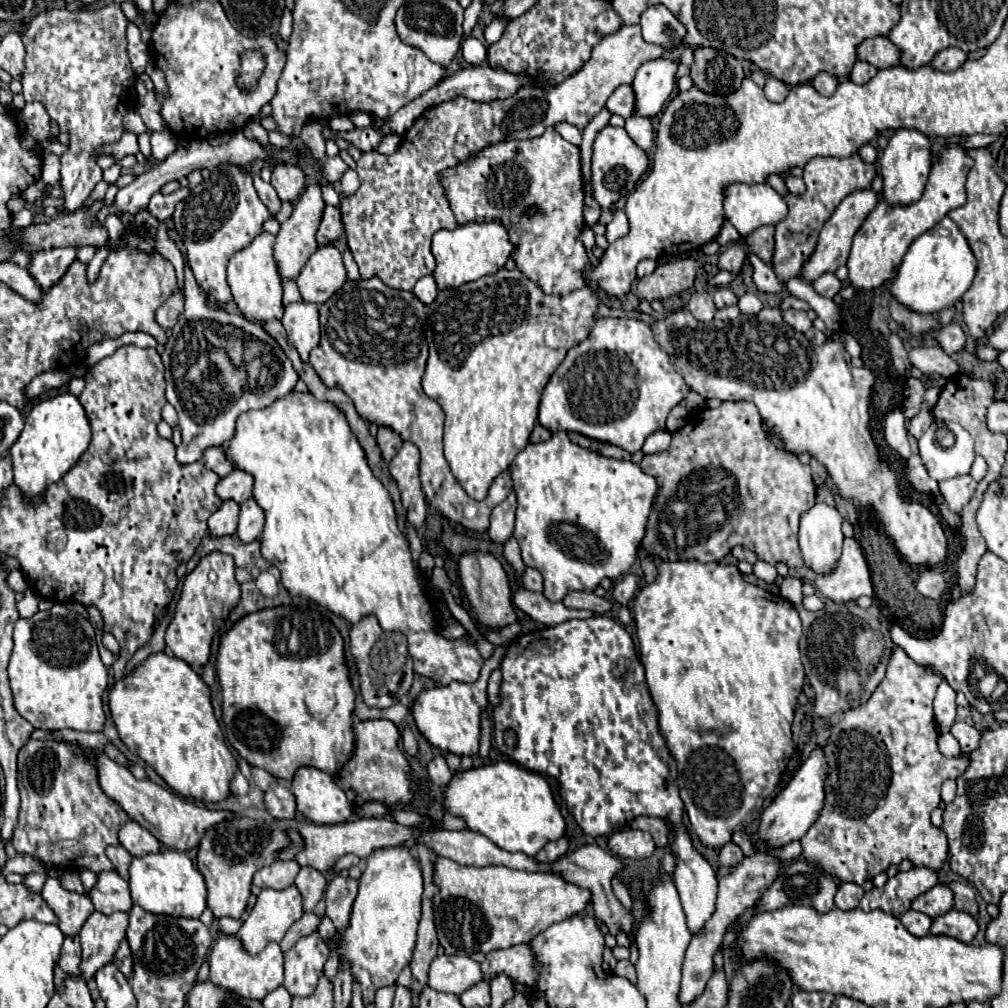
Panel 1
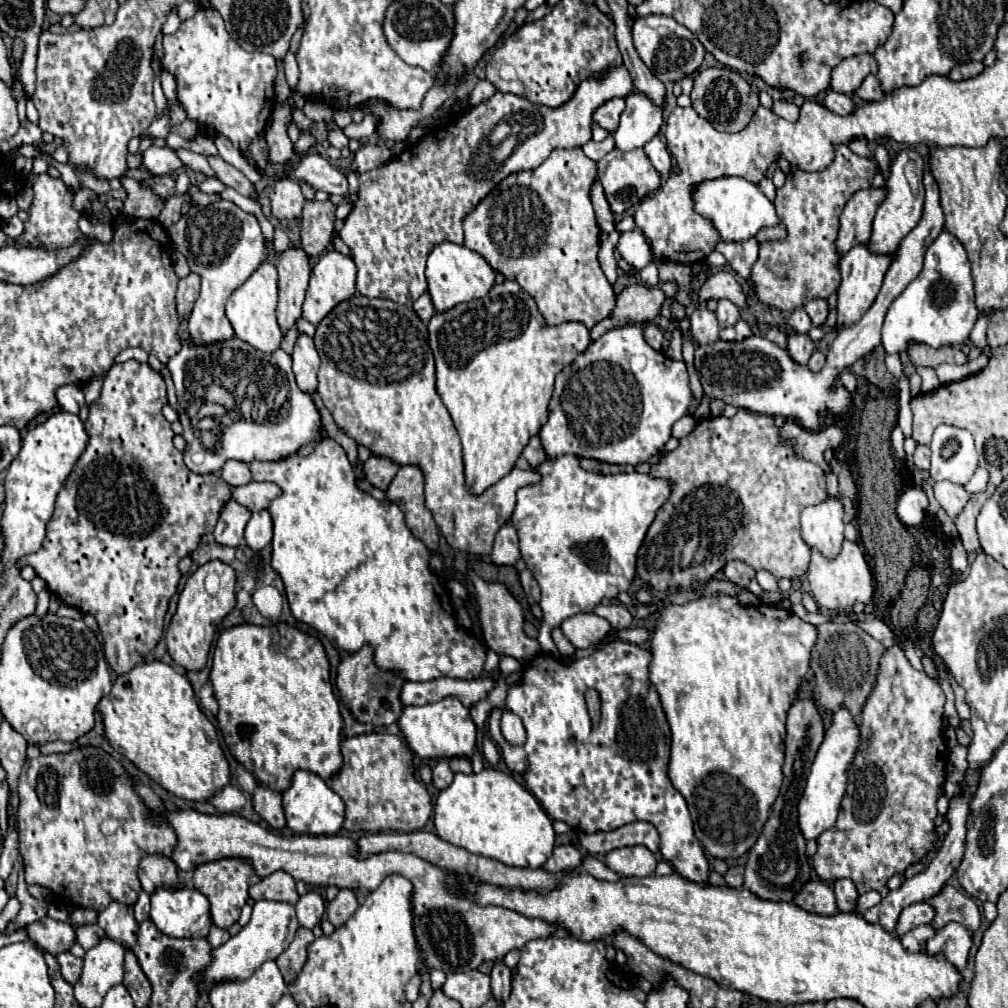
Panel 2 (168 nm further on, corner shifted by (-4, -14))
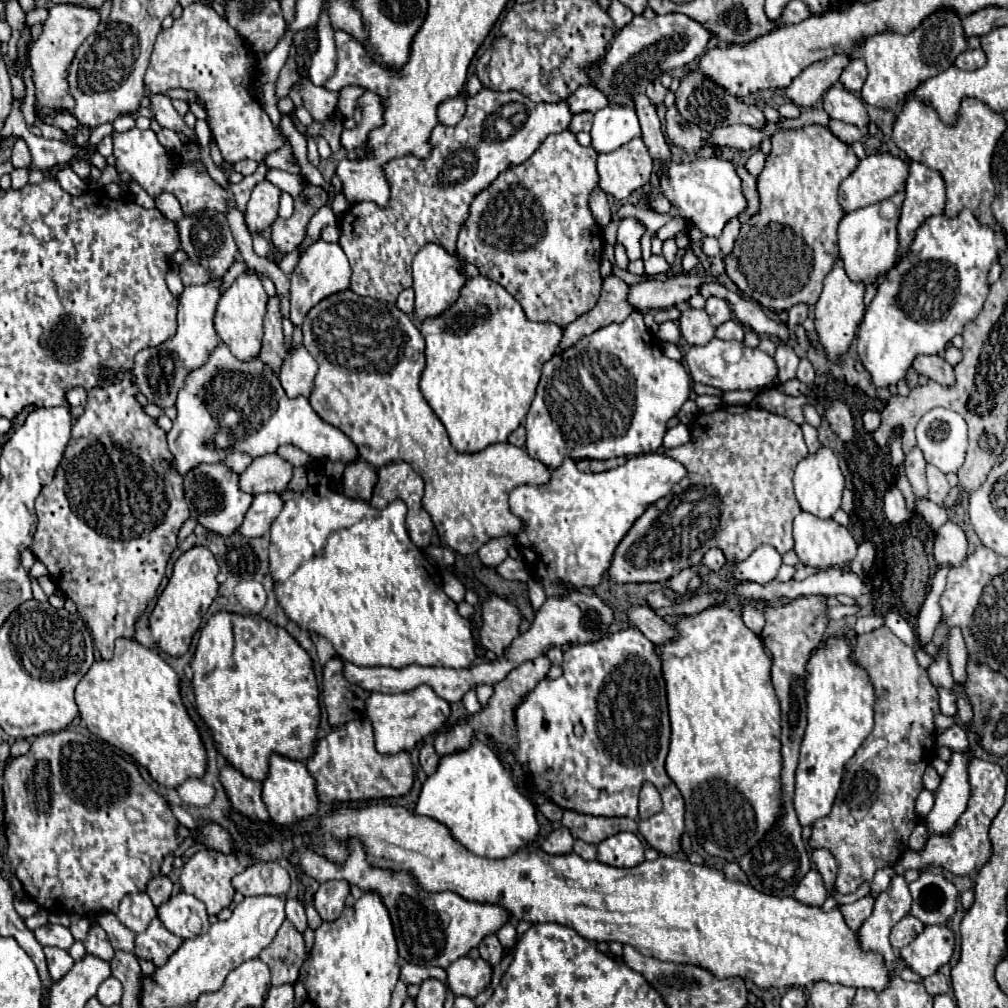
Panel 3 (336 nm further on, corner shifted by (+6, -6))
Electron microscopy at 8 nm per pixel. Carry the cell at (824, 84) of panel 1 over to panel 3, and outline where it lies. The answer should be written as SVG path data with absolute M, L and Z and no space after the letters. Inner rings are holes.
M834 85L824 93L822 105L824 105L824 111L830 115L830 119L840 119L856 127L868 125L868 113L864 103L854 93L846 91L840 85Z

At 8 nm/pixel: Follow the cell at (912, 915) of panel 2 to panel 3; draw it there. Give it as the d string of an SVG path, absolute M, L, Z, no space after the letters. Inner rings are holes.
M896 875L892 881L890 881L890 887L886 891L882 891L876 899L876 905L874 905L874 911L872 915L866 919L866 923L860 927L858 931L858 937L860 937L860 943L862 943L862 949L864 951L880 951L888 963L888 967L894 971L894 975L900 975L904 981L914 981L914 983L922 983L924 979L914 973L912 969L902 969L900 963L898 963L898 957L896 953L890 949L890 941L888 941L888 935L892 931L892 927L910 913L910 907L912 907L912 895L908 893L908 883L902 879L902 875Z

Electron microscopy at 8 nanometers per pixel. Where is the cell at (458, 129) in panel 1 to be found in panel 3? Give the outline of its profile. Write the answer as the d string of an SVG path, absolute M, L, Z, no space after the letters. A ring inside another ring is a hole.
M486 87L478 95L468 97L466 115L458 125L454 127L436 125L432 129L428 137L430 155L426 159L416 155L404 155L384 163L382 171L390 187L390 203L386 207L378 207L372 201L362 201L362 203L354 203L340 217L340 247L344 249L352 267L350 289L356 295L396 303L398 293L412 287L412 257L426 243L440 243L448 251L456 251L456 237L460 227L468 219L468 207L472 199L510 165L524 163L548 135L566 131L570 121L572 121L572 113L566 101L552 105L534 103L518 91L502 93Z

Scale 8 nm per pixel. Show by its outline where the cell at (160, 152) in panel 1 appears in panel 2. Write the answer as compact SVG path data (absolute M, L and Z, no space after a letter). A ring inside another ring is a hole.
M150 145L142 155L140 153L128 153L128 167L146 169L152 175L164 175L164 173L180 169L180 159L178 159L176 151L170 147Z

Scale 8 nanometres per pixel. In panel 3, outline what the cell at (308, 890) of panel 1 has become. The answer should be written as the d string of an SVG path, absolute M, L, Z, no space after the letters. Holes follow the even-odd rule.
M286 899L286 919L294 923L294 927L304 933L304 929L308 927L306 925L306 913L304 913L304 905L300 899Z

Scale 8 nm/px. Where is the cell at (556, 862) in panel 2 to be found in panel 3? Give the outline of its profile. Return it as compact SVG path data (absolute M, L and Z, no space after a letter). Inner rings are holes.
M560 827L548 835L548 839L542 843L542 851L550 855L566 855L572 851L572 843L574 839L570 831L566 831L566 827Z

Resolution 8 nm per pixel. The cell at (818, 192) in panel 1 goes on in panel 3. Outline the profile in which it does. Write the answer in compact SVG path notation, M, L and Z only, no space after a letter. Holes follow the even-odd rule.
M810 125L798 131L780 131L772 137L772 153L768 155L764 171L758 177L760 213L742 225L740 239L732 255L724 259L728 277L742 293L776 313L790 309L796 303L814 305L818 301L822 281L838 259L838 223L844 217L838 203L838 187L856 167L858 157L854 155L852 147L834 137L824 125ZM794 237L802 239L802 247L794 241Z

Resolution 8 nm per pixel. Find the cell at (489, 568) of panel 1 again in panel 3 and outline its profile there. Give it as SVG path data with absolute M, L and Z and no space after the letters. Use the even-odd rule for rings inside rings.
M490 593L482 603L482 629L480 643L496 655L502 655L502 649L516 639L520 625L520 611L516 605L506 599Z

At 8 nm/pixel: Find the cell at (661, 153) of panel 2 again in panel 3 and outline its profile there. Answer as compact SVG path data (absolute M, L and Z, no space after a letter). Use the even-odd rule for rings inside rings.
M698 157L692 163L668 161L662 167L664 173L660 177L660 189L666 189L666 197L678 209L678 215L692 221L704 235L720 237L724 225L748 207L742 191L742 179L736 165L730 161L718 157Z

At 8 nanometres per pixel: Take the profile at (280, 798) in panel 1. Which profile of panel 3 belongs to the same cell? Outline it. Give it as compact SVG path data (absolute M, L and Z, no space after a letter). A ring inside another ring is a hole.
M230 765L220 769L220 781L236 811L240 811L242 815L246 815L254 821L262 821L262 823L270 821L268 809L262 801L262 783L260 781L244 777L238 769L234 769Z

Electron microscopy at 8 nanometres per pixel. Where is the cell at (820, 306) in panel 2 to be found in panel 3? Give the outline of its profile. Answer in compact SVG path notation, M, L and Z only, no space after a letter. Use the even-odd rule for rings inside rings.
M804 303L794 305L794 307L788 311L788 315L790 315L790 319L788 319L788 325L790 325L790 327L792 327L792 325L798 325L798 323L804 323L804 319L808 317L808 305L804 305Z

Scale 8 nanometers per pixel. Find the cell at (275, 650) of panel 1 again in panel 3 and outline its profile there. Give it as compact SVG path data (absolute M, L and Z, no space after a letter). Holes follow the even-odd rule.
M220 611L212 615L200 631L200 641L192 659L196 707L204 723L210 727L218 751L232 767L250 779L264 781L268 777L268 761L272 753L294 761L306 761L314 755L316 733L320 723L320 691L312 669L312 659L300 643L284 629L260 615L237 615Z

